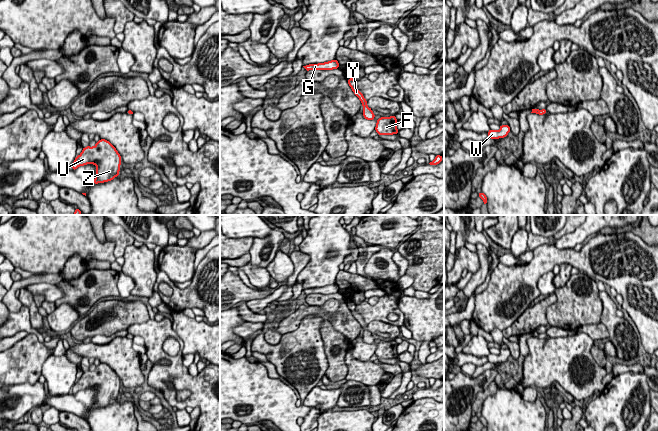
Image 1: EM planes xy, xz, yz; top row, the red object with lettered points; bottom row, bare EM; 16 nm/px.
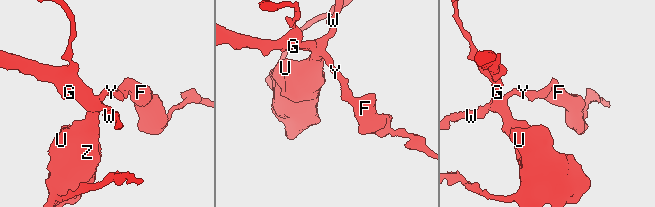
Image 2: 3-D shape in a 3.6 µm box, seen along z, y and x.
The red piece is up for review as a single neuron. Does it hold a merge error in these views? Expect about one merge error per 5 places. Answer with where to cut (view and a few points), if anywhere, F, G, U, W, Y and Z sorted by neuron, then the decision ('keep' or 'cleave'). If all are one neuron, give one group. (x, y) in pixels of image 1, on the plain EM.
no cut; F G U W Y Z; keep

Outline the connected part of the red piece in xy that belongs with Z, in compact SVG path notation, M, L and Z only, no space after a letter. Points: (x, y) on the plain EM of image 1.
M100 363L94 371L83 372L72 387L72 394L89 387L97 391L93 408L104 407L119 400L121 380L109 365Z

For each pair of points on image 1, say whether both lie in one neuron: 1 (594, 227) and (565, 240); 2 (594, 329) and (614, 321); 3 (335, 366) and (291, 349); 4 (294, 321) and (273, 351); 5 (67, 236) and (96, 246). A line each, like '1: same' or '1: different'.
1: same
2: different
3: different
4: different
5: same

